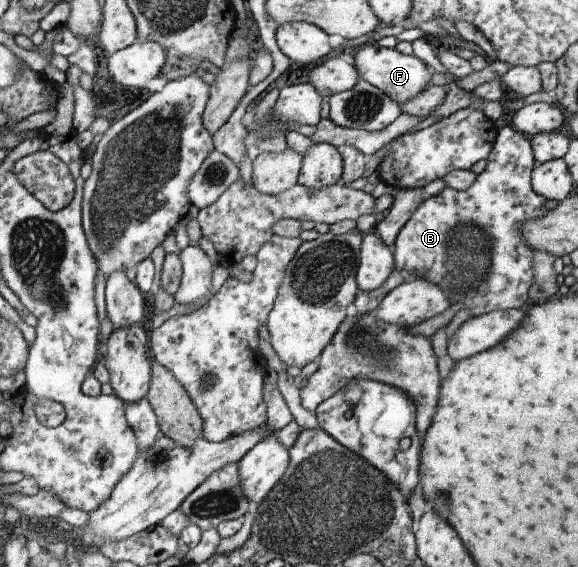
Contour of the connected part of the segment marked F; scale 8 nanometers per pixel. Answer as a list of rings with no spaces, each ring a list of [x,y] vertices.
[[[366,43],[358,52],[353,50],[349,58],[358,68],[362,79],[382,90],[398,105],[412,100],[414,96],[418,96],[422,90],[426,90],[432,84],[430,70],[426,70],[426,64],[422,60],[418,60],[415,55],[404,56],[395,48],[384,48],[378,43]]]

